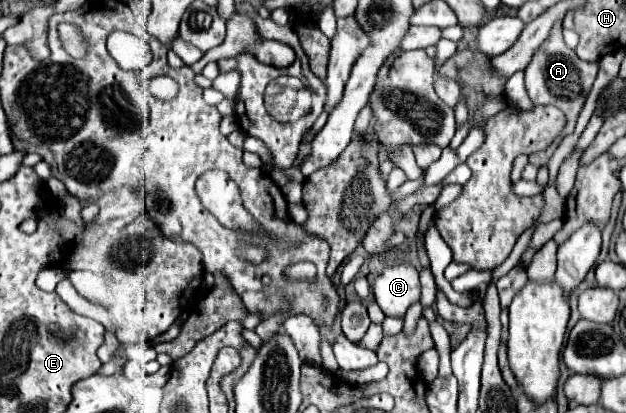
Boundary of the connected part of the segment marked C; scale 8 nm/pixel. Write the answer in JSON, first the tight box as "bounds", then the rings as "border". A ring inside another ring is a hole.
{"bounds":[373,263,421,319],"border":[[[411,263],[387,267],[373,281],[373,297],[385,317],[403,319],[407,309],[421,297],[417,269]]]}

